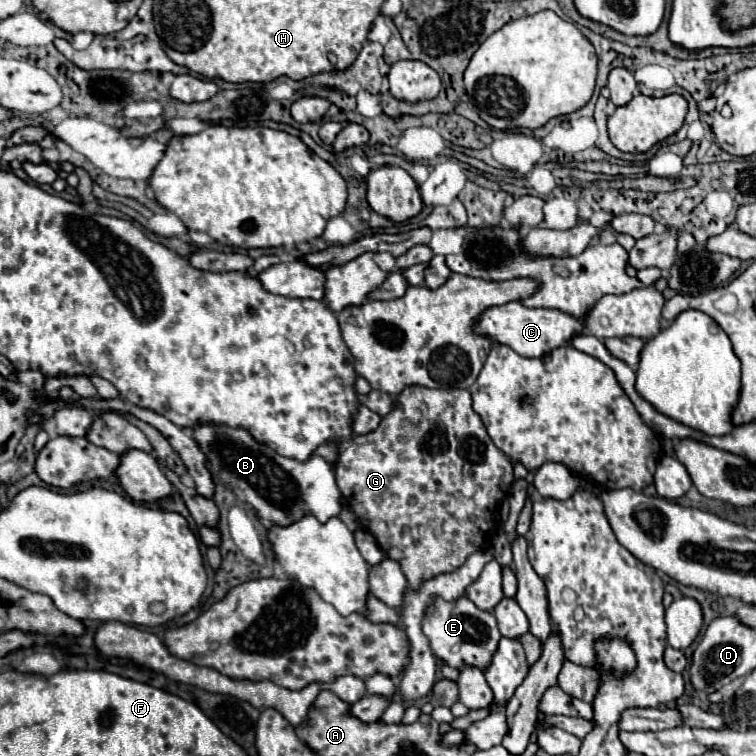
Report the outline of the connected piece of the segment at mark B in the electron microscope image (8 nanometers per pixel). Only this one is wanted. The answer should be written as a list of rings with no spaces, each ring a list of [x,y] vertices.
[[[197,422],[191,430],[193,440],[207,458],[207,466],[213,476],[217,476],[225,486],[235,486],[241,490],[247,504],[251,504],[261,518],[287,526],[299,520],[303,514],[311,512],[319,522],[327,522],[331,516],[341,512],[341,492],[335,484],[333,466],[321,456],[311,456],[305,462],[295,458],[285,458],[271,450],[269,446],[253,440],[247,430],[231,426],[213,426]]]

